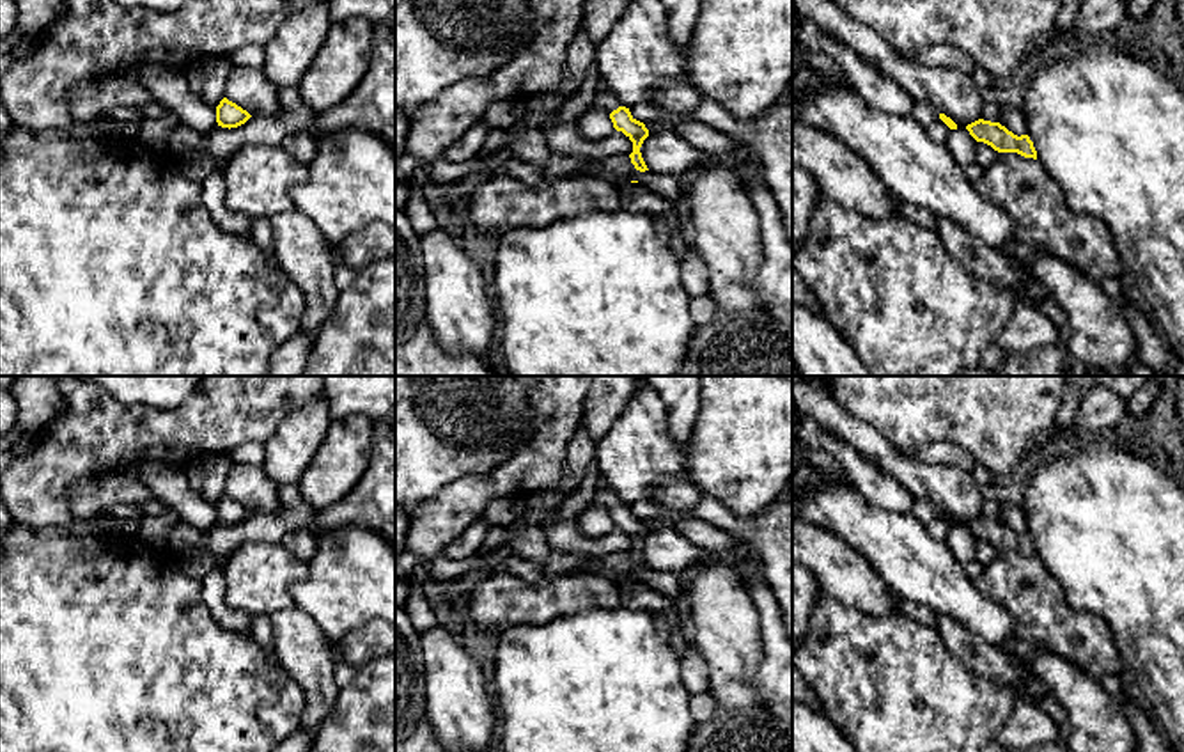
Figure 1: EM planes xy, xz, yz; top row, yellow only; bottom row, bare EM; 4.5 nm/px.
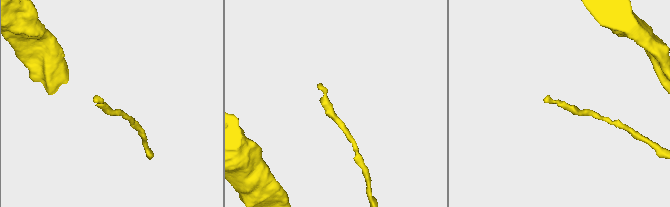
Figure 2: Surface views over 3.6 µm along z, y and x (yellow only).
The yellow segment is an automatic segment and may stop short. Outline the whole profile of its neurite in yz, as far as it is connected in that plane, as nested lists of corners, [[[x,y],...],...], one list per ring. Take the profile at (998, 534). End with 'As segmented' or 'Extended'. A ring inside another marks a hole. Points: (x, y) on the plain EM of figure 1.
[[[978,516],[968,521],[966,527],[977,539],[984,539],[998,550],[1017,550],[1024,555],[1037,557],[1037,548],[1030,534],[1028,532],[1017,534],[1000,520]]]. As segmented

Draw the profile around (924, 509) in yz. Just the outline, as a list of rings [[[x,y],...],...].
[[[915,498],[911,514],[915,518],[918,518],[923,525],[927,525],[939,514],[939,511],[936,509],[936,505],[931,500]]]

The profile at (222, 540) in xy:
[[[296,482],[277,484],[277,497],[289,509],[282,516],[252,513],[238,525],[216,523],[207,532],[179,520],[168,534],[168,553],[175,557],[186,548],[199,548],[214,555],[229,555],[246,541],[282,543],[291,532],[312,532],[315,509],[301,497],[300,486]]]

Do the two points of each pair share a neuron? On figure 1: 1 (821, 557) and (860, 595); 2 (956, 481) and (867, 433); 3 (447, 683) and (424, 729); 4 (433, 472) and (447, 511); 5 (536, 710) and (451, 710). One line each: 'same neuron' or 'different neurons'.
1: same neuron
2: same neuron
3: different neurons
4: different neurons
5: different neurons

